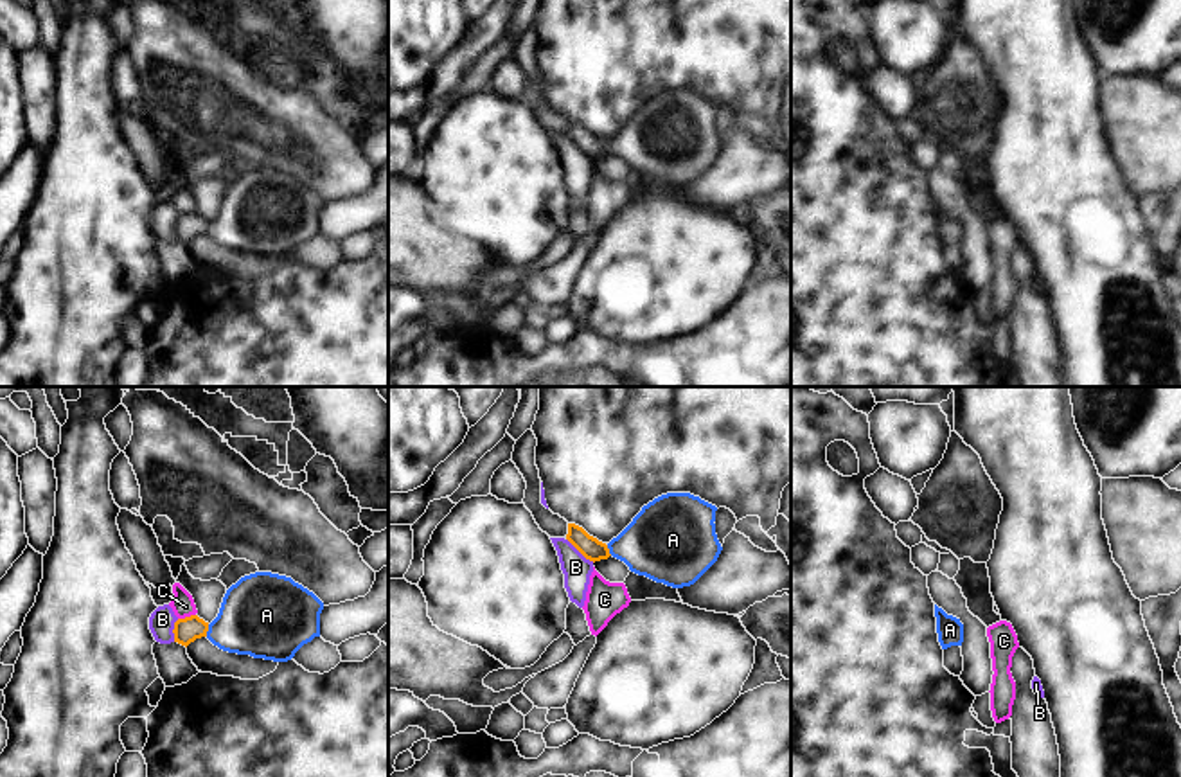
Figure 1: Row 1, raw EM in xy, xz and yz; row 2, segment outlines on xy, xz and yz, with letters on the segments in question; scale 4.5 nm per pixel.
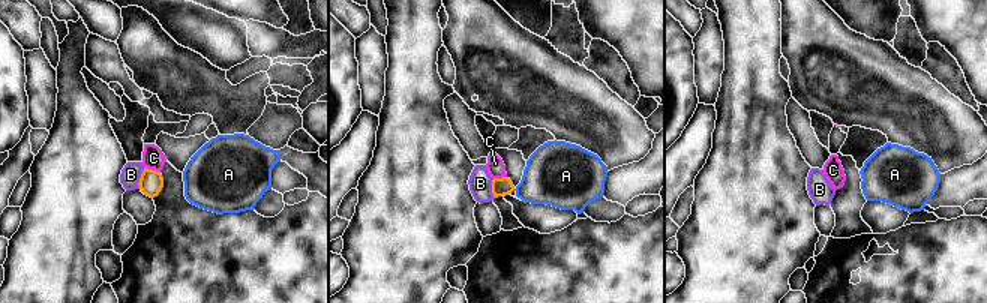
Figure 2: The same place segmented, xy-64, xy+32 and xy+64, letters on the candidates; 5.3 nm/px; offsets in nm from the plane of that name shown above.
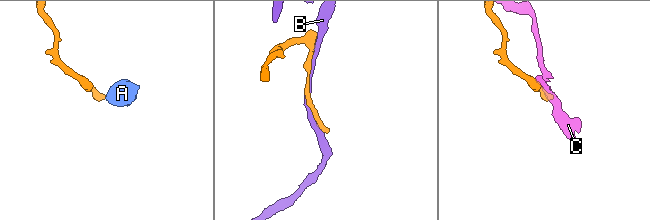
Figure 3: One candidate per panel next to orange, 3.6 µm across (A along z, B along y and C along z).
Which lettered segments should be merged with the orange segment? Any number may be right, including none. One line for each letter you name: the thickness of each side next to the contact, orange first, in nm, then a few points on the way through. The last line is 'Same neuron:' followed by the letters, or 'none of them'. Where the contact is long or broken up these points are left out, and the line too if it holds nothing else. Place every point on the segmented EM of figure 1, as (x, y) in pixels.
A: 110/360 nm | across xy (186, 630), (207, 630), (236, 630), (261, 616)
Same neuron: A

